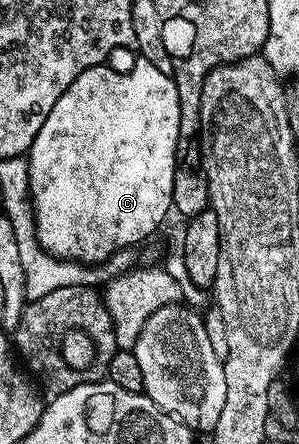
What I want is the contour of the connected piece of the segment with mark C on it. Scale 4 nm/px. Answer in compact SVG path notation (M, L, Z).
M135 58L134 68L126 71L121 75L118 71L113 71L110 65L99 65L88 68L84 73L80 73L80 77L76 77L76 81L72 81L72 85L68 85L68 89L56 101L56 105L52 105L52 113L48 113L48 117L44 121L44 125L40 125L40 133L36 133L36 141L30 147L28 152L28 162L30 164L30 199L34 203L34 220L36 221L36 233L40 245L48 253L52 253L61 259L75 259L78 263L87 265L100 265L112 253L116 253L125 247L133 247L141 244L141 239L146 239L162 222L166 219L166 214L171 214L174 202L172 201L172 189L174 188L174 166L176 165L176 145L178 144L178 134L180 133L180 101L176 93L176 85L173 78L164 73L160 73L160 69L156 69L156 65L149 63L147 59Z

